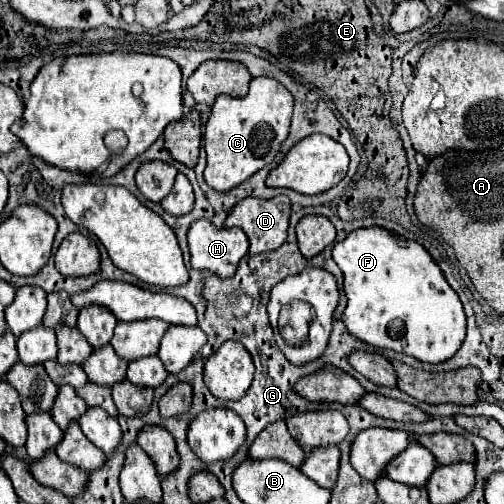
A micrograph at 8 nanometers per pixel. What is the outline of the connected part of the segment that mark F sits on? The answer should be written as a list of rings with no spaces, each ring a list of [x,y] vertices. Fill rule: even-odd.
[[[379,226],[359,228],[353,230],[343,242],[333,246],[333,260],[339,264],[345,276],[347,306],[341,318],[353,336],[375,348],[403,352],[431,364],[449,360],[461,348],[461,342],[465,340],[463,304],[457,292],[447,284],[437,262],[421,244]]]

